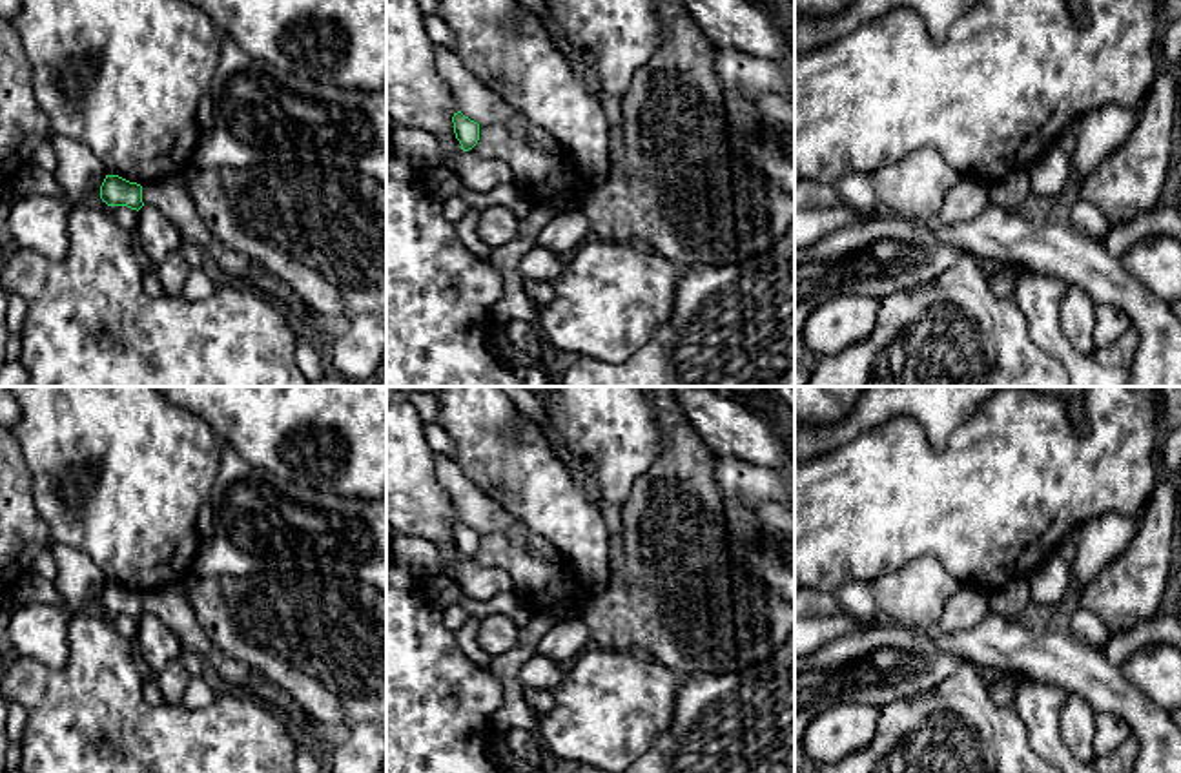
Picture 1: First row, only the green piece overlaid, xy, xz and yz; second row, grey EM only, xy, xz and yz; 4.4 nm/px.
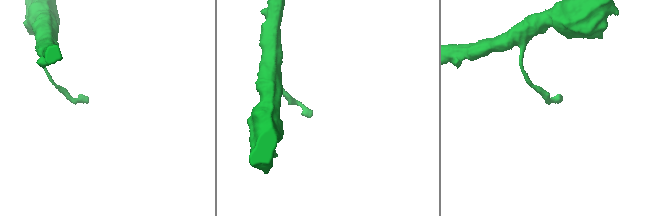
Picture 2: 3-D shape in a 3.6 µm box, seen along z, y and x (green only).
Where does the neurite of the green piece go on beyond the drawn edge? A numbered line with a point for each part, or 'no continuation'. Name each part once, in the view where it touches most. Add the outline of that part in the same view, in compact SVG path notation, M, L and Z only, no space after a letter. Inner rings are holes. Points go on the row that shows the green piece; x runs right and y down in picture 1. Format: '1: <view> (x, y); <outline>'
no continuation

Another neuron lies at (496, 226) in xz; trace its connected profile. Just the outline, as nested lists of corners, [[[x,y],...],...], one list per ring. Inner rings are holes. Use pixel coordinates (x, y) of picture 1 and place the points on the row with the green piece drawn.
[[[488,206],[481,211],[476,233],[490,248],[501,248],[519,233],[519,221],[503,206]]]

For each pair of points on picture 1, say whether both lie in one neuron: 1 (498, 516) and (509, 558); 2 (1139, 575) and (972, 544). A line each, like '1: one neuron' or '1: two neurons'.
1: two neurons
2: two neurons

